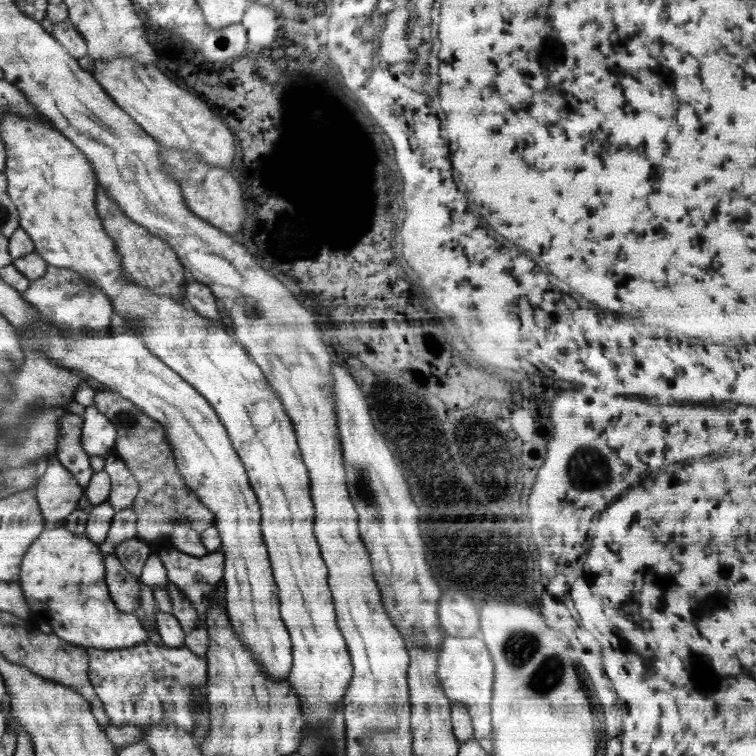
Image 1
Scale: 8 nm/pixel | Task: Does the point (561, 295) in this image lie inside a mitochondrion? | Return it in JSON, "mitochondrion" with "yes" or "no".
{"mitochondrion":"no"}

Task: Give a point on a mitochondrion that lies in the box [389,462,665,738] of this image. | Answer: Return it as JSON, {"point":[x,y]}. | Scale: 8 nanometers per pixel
{"point":[521,652]}

